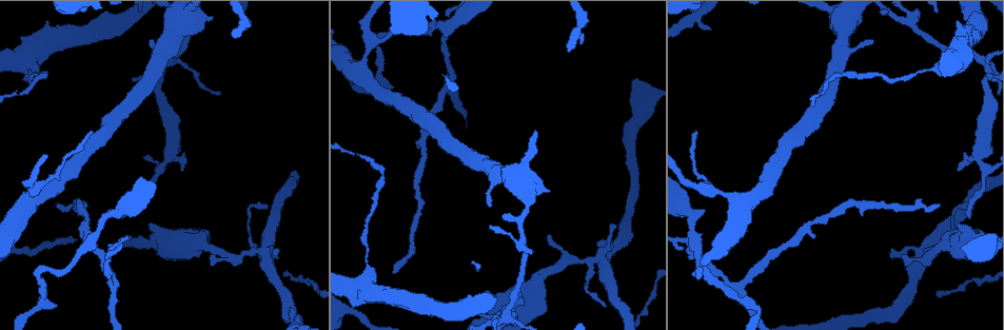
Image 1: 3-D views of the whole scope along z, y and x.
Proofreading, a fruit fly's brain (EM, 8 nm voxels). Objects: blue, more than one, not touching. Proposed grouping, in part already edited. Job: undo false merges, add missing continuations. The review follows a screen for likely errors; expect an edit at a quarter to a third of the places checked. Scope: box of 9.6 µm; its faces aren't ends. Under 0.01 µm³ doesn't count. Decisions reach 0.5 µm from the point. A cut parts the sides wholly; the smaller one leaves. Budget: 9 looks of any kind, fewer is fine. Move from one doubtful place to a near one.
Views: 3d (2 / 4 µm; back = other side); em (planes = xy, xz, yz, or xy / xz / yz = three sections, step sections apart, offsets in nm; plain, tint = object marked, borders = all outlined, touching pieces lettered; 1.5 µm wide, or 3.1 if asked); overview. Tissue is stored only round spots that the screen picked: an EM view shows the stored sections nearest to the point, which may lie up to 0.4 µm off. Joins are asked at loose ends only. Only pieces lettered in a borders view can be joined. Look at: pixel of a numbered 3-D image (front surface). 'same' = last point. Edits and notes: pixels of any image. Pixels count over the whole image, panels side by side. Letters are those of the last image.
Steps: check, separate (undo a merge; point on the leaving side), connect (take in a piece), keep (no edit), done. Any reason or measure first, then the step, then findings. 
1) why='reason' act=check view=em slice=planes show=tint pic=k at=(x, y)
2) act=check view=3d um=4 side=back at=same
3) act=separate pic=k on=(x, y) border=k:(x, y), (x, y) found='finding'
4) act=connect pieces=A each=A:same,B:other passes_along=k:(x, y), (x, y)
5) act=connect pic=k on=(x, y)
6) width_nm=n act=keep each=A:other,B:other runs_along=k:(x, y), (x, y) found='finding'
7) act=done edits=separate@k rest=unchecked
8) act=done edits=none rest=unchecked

why='abrupt turn' act=check view=em slice=planes show=plain pic=1 at=(504, 319)

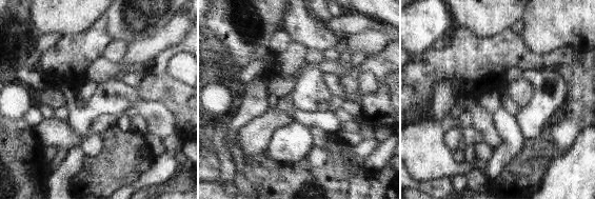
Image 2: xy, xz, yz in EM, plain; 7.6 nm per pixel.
act=check view=em slice=planes show=borders at=same

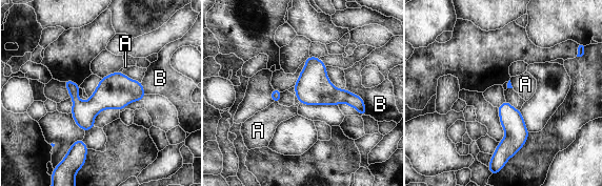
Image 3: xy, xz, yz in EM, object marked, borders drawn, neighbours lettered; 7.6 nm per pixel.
act=keep each=A:other,B:other found='one neuron here'

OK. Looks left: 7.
act=check view=em slice=planes show=borders pic=1 at=(599, 265)

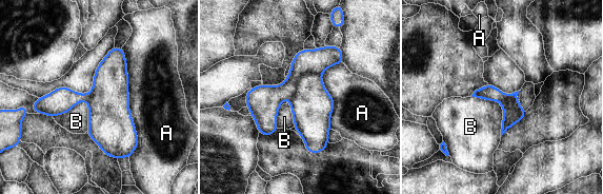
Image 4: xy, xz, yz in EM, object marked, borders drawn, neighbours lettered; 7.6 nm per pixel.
act=separate pic=4 on=(312, 105) each=A:other,B:other border=4:(320, 73), (302, 74), (289, 99) found='a second neuron is stuck on'

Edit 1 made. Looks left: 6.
why='see it whole again' act=check view=overview

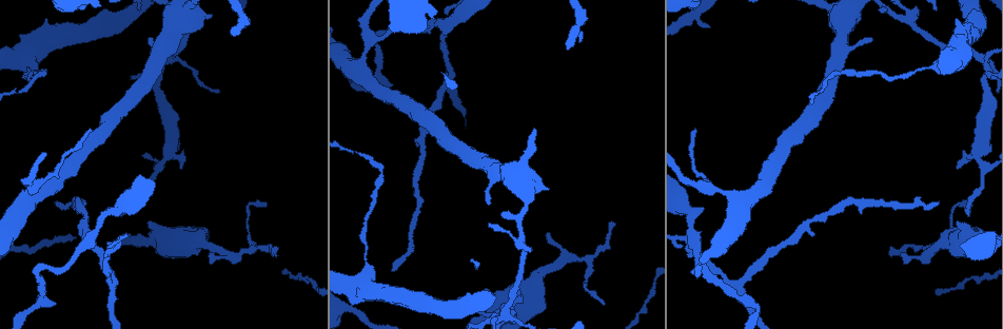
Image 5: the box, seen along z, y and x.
why='narrows sharply' act=check view=3d um=4 pic=5 at=(29, 308)

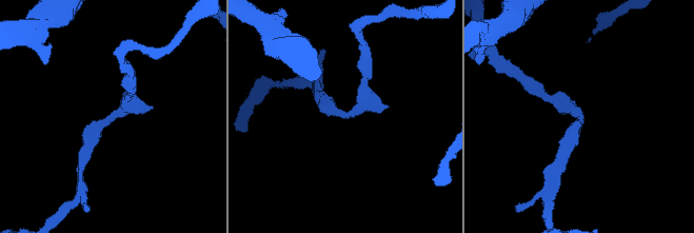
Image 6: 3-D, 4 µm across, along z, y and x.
why='now the EM' act=check view=em slice=planes show=borders pic=6 at=(579, 119)

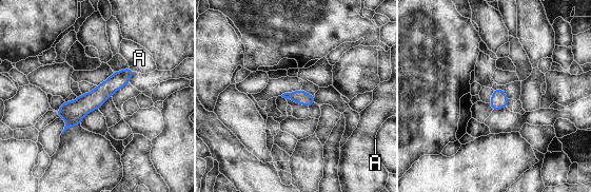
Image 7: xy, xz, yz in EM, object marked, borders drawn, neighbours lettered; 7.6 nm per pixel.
longest_contact=A:70nm act=keep each=A:other runs_along=7:(130, 71), (95, 99), (60, 115) found='continuous, no second neuron'

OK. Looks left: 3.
why='free end' act=check view=em slice=yz step=4 show=borders pic=5 at=(90, 129)

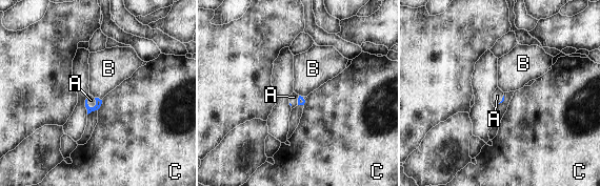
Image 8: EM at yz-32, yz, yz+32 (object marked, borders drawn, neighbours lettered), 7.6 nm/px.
why='cut it another way' act=check view=em slice=planes show=borders at=same

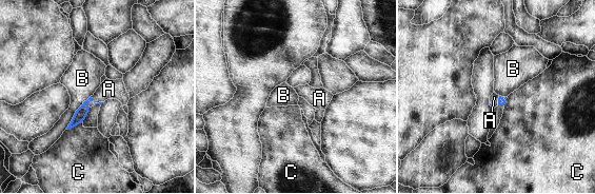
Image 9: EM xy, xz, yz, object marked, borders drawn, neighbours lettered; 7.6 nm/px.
act=connect pieces=A each=A:same,B:other,C:other passes_along=9:(79, 116), (90, 100), (108, 89) found='the neuron continues'

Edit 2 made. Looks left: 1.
act=done edits=separate@4,connect@9 rest=unchecked

